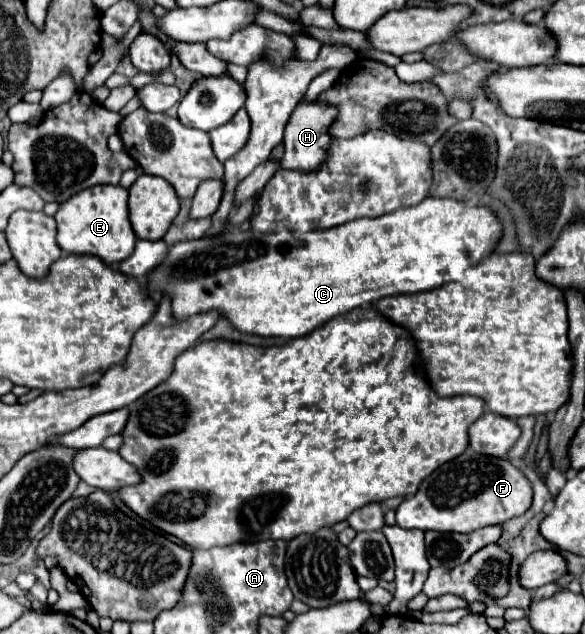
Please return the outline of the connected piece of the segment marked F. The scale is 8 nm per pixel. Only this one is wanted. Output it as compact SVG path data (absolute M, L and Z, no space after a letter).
M470 449L458 455L456 459L438 467L430 477L420 483L420 489L410 499L406 497L396 509L396 525L404 529L420 531L440 531L440 533L472 533L486 525L502 525L504 521L524 515L532 505L532 487L530 481L510 463L498 457L478 455Z

